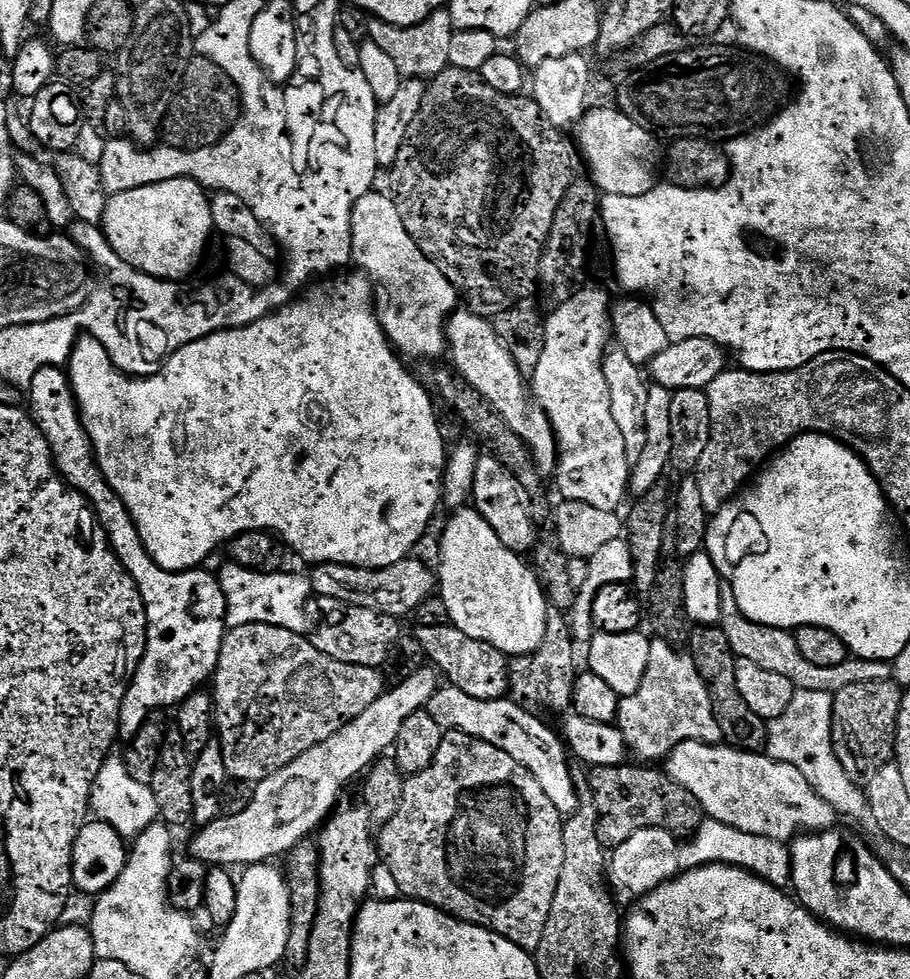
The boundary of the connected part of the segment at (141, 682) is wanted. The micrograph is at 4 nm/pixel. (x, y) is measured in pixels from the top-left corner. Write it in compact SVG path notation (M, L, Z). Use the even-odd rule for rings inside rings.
M64 368L38 370L26 396L32 399L30 415L48 440L56 471L69 486L88 499L100 527L108 536L108 545L113 554L120 559L130 578L134 578L144 599L144 609L148 615L148 644L120 707L119 735L131 738L142 730L151 712L179 706L190 693L213 679L226 635L227 602L223 587L217 577L203 570L171 572L150 558L132 515L98 466L92 439L88 437L80 416L80 406L72 392L72 381Z

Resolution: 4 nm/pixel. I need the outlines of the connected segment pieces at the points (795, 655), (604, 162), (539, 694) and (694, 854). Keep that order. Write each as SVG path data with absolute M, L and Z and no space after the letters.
M722 583L722 614L719 627L724 629L726 638L732 647L732 653L746 662L755 662L762 670L770 670L773 674L782 674L794 682L797 690L818 690L819 692L836 693L842 686L854 686L854 682L882 682L892 679L892 664L883 660L857 660L849 658L842 666L814 666L802 656L798 650L795 635L789 629L762 626L742 614L738 610L738 602L734 598L734 590L729 584Z
M612 106L589 107L580 120L578 131L580 133L574 136L574 140L579 155L581 152L588 159L592 167L590 179L604 196L638 198L642 194L650 194L650 190L656 188L662 176L661 141L653 133L638 126L638 122L626 118L626 114Z
M549 611L546 638L542 646L538 646L538 650L525 656L511 657L508 665L511 695L529 705L541 704L552 712L567 713L572 707L574 686L578 675L576 651L578 648L572 639L572 630L568 627L565 613Z
M705 819L696 835L680 844L681 869L701 868L707 864L729 864L735 868L746 868L776 888L787 889L792 883L792 853L787 843L762 838L758 834L746 834L726 822Z

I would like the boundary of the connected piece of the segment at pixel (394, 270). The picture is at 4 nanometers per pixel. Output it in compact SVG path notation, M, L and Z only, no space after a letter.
M378 190L368 192L355 203L352 211L352 254L351 259L361 273L367 276L374 285L374 307L376 317L382 330L388 335L388 343L397 349L404 358L413 356L416 360L432 360L435 356L446 352L446 318L458 308L456 287L442 274L438 265L421 250L418 242L410 238L406 226L402 222L402 214L398 214L395 199Z

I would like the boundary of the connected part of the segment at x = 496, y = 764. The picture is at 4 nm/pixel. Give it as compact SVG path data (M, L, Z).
M445 732L442 738L442 746L438 746L438 754L434 754L434 762L426 770L409 775L404 782L404 793L402 794L402 806L398 806L398 814L394 814L394 818L390 818L388 824L383 825L378 832L378 856L386 866L390 866L390 871L394 873L394 879L398 882L398 890L401 897L418 900L421 904L429 904L444 912L448 916L454 917L467 924L474 926L482 926L489 928L494 934L498 934L502 938L506 938L510 942L514 942L514 946L524 948L530 953L535 953L538 942L542 942L542 930L546 930L546 918L550 918L550 905L554 903L554 890L558 890L558 878L562 878L562 862L566 858L566 850L562 846L562 834L564 833L564 820L560 815L560 811L554 806L554 802L550 802L550 798L546 798L546 790L542 790L542 786L538 783L538 778L534 778L534 774L530 774L530 770L526 770L526 766L522 766L518 762L514 762L514 758L510 758L510 754L506 754L506 750L498 750L498 746L490 746L490 742L482 742L473 736L467 736L461 732Z

